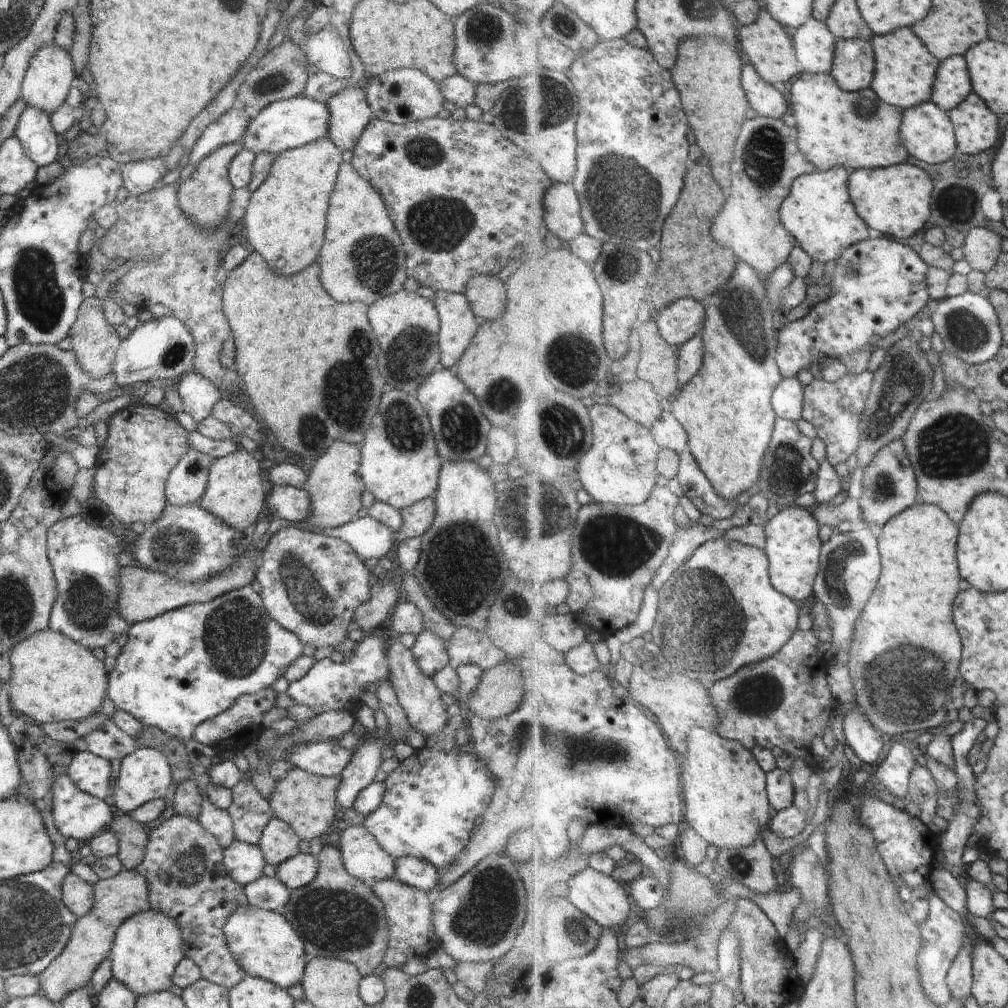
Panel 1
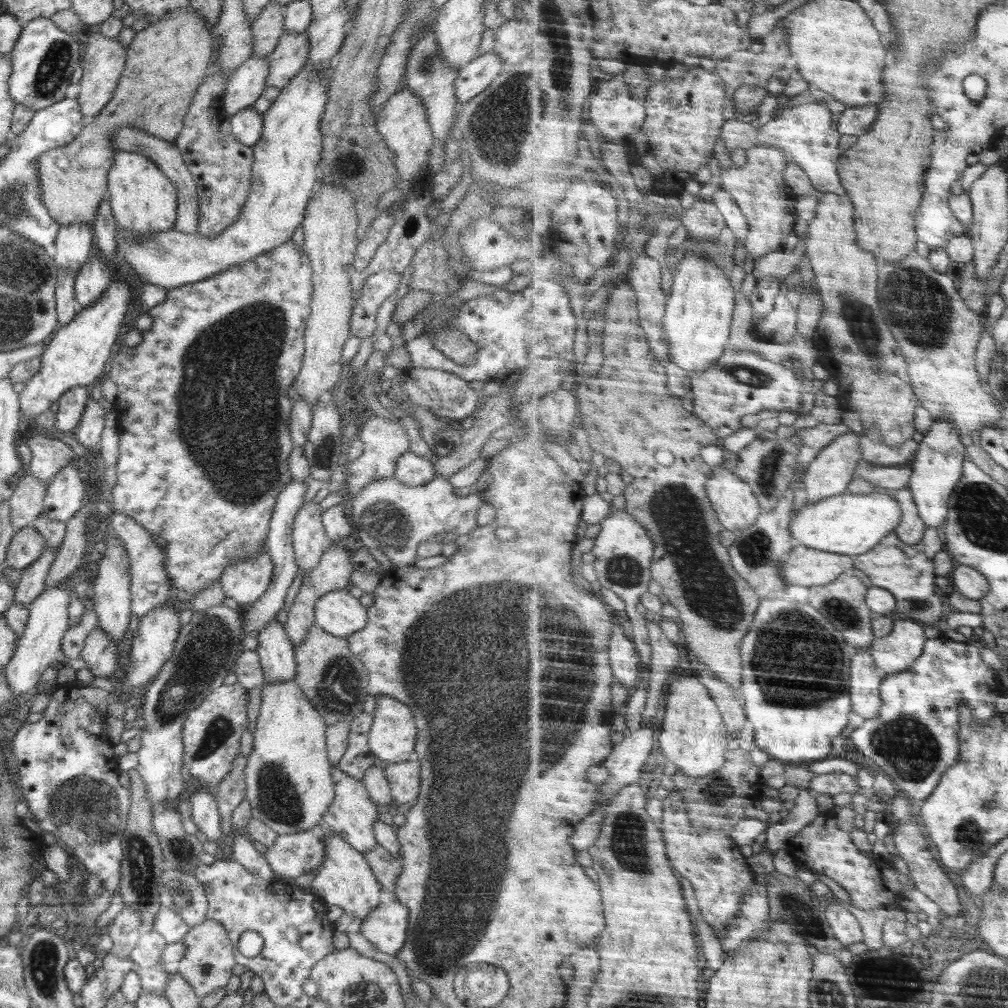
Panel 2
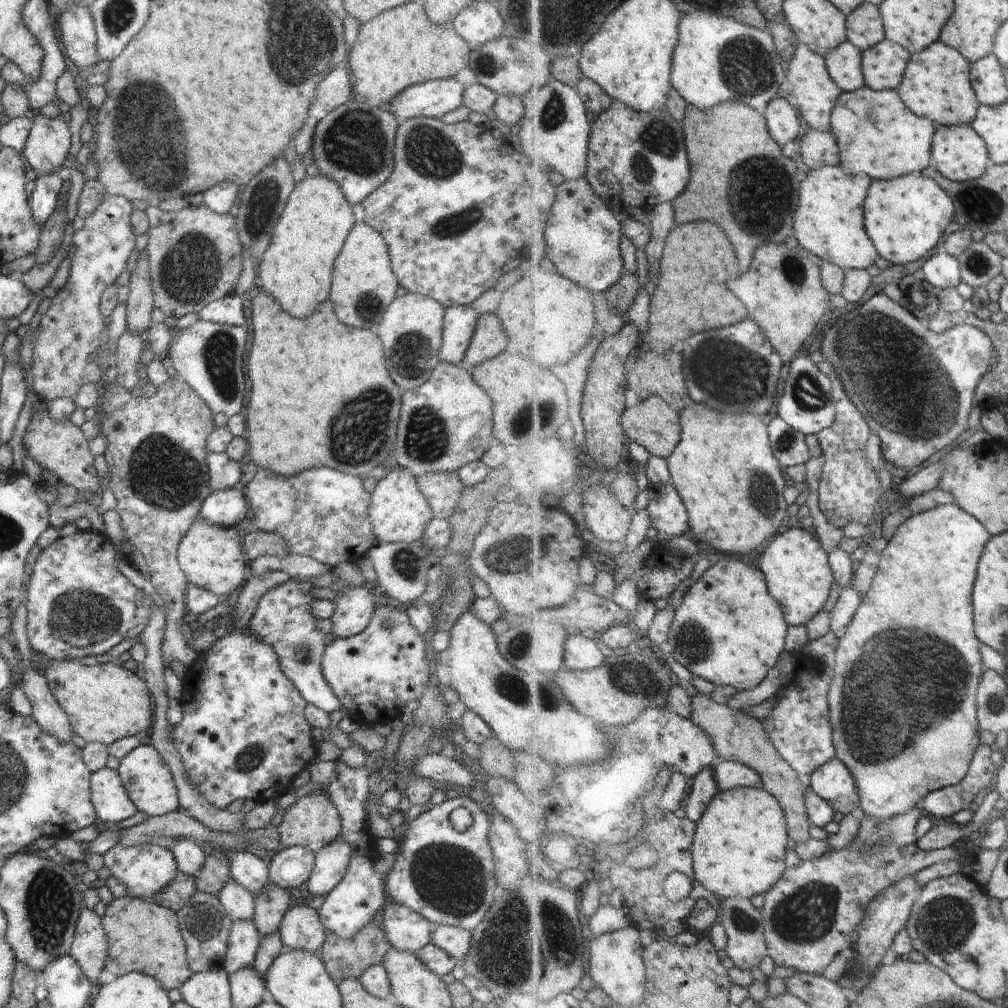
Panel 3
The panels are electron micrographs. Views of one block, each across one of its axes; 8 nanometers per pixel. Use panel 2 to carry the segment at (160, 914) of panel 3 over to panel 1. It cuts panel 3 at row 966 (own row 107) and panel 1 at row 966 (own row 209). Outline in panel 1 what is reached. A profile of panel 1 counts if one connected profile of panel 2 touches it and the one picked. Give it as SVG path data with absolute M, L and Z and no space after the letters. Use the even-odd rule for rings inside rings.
M123 869L120 874L107 879L100 879L93 884L94 906L86 916L77 917L72 927L70 940L64 950L57 956L42 974L37 974L40 990L48 1000L59 1005L64 996L78 988L88 988L92 974L109 954L116 936L118 926L138 914L150 910L148 902L147 880L135 869Z

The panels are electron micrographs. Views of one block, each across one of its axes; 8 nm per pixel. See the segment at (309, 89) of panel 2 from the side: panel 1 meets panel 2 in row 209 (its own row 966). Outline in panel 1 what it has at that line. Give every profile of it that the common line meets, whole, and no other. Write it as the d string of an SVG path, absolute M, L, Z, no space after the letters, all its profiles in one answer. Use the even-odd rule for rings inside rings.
M246 904L228 916L222 930L226 946L244 969L245 974L269 980L287 989L301 984L310 957L291 924L278 912L254 908Z

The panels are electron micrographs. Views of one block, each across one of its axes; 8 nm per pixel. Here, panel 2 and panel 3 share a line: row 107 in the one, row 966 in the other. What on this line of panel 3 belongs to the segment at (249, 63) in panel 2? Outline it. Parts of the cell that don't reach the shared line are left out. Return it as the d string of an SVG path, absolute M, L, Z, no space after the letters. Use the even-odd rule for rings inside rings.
M253 921L232 922L223 969L232 974L232 972L238 972L240 968L253 966L260 944L260 936Z

